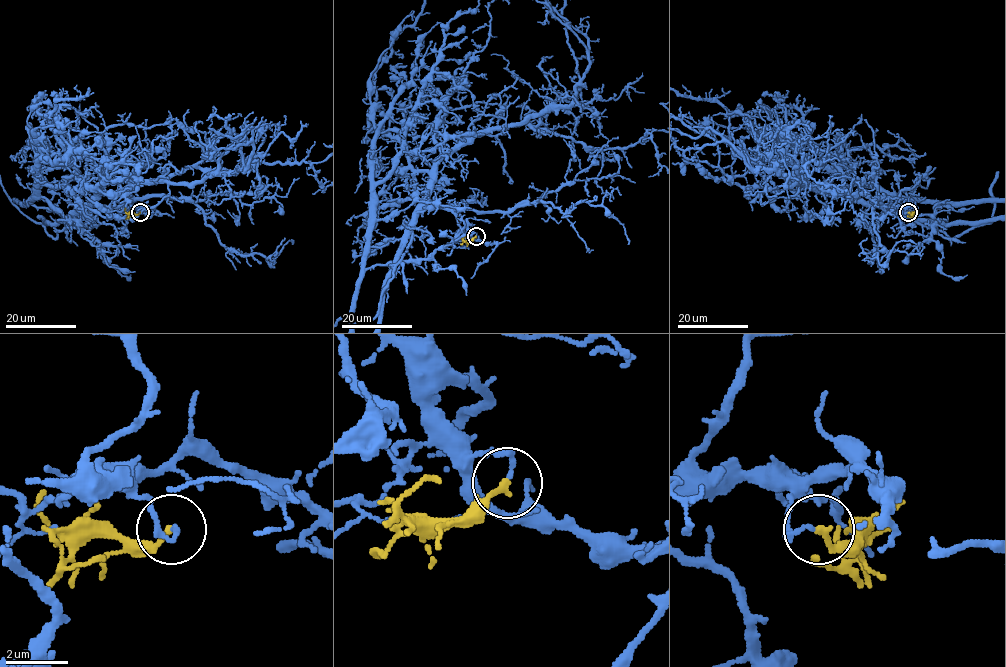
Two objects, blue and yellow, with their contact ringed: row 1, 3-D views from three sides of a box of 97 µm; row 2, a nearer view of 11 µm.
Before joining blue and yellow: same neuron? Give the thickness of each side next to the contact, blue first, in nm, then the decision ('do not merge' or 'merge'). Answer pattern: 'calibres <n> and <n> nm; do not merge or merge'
calibres 130 and 200 nm; do not merge

